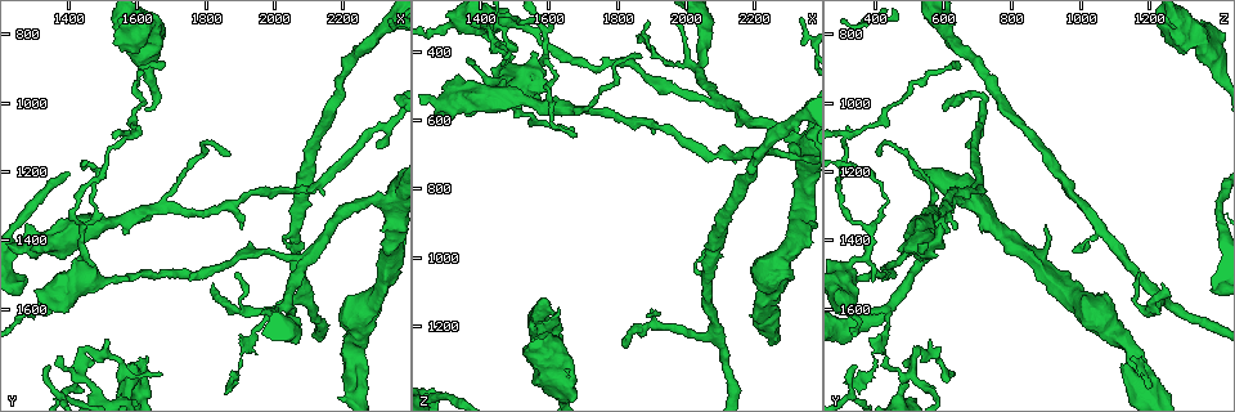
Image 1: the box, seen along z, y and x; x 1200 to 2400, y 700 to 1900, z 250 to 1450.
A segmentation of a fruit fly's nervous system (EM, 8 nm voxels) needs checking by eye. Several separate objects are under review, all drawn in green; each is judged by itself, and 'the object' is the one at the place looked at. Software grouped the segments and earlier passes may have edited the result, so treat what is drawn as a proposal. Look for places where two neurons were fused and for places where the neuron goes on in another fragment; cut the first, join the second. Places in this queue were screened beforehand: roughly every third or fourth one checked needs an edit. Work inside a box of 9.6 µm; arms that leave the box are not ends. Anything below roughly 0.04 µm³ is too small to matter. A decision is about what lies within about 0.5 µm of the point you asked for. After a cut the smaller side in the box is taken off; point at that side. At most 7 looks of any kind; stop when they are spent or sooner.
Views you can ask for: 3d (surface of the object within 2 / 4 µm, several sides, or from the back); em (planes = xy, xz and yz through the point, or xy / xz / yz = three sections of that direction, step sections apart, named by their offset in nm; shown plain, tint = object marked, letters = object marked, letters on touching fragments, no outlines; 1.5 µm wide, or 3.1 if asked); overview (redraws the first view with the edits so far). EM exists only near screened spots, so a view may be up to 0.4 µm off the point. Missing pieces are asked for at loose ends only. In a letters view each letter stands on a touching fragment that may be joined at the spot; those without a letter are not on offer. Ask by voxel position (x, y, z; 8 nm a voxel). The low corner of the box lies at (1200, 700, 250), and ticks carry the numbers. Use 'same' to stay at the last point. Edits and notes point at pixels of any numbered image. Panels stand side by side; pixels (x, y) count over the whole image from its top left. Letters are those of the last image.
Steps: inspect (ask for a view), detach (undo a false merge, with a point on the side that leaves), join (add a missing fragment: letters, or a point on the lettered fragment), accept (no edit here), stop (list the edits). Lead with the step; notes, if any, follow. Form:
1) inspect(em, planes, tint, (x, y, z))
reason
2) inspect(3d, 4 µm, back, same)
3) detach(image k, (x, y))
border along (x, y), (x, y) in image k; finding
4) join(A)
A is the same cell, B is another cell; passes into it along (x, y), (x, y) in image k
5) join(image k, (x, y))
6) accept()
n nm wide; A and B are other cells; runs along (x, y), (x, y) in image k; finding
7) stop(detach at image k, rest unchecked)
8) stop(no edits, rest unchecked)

inspect(em, xy, step 8, letters, (1820, 1540, 1240))
free end

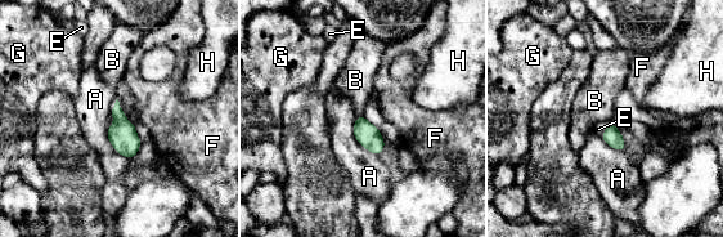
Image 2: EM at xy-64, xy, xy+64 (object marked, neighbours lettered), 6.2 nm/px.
join(E)
E is the same cell, A, B, F, G and H are other cells; passes into it along (611, 135), (605, 129), (600, 126) in image 2; the neuron continues

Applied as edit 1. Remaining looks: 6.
inspect(overview)

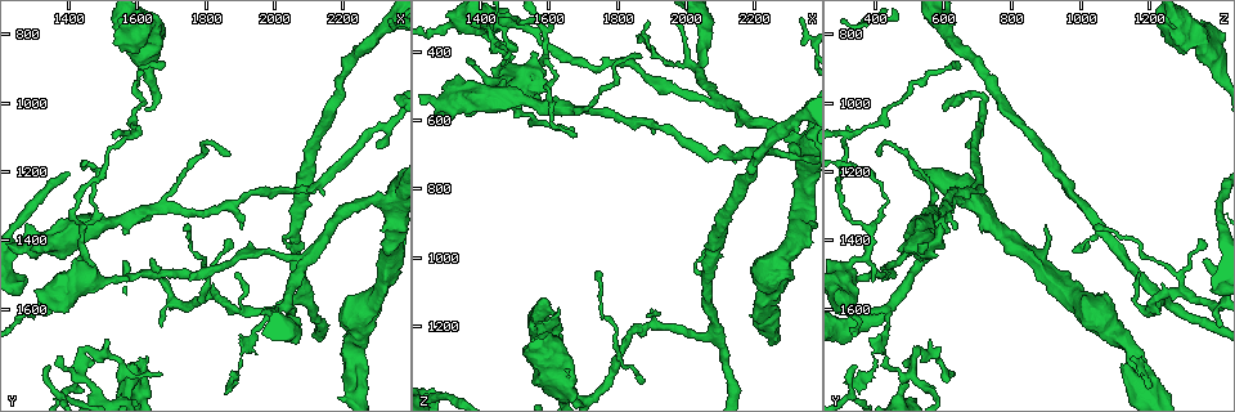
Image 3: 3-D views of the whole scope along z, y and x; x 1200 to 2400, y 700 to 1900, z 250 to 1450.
inspect(3d, 2 µm, (2080, 1430, 1030))
thin end

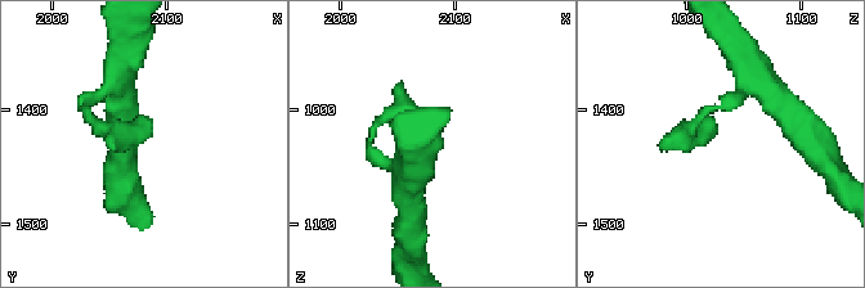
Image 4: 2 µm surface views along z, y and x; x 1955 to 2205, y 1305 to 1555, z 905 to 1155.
inspect(em, xy, step 8, letters, (2086, 1422, 1026))

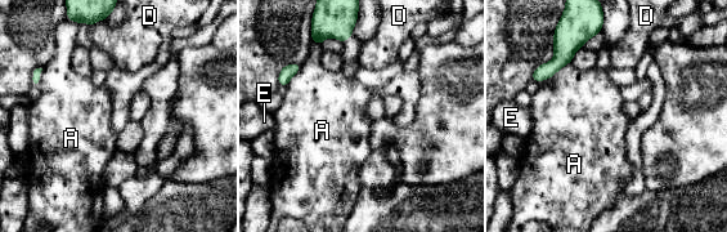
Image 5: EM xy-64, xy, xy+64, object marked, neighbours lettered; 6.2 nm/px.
inspect(em, planes, letters, same)

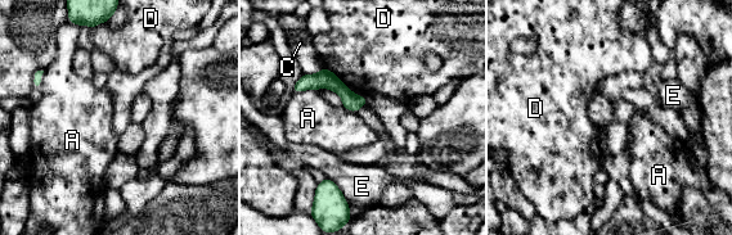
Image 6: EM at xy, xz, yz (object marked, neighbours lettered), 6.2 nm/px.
accept()
A, C, D and E are other cells; border along (317, 89), (305, 89), (293, 94) in image 6; no lettered fragment goes on from it

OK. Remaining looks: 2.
inspect(em, planes, letters, (1600, 1760, 1140))
free end

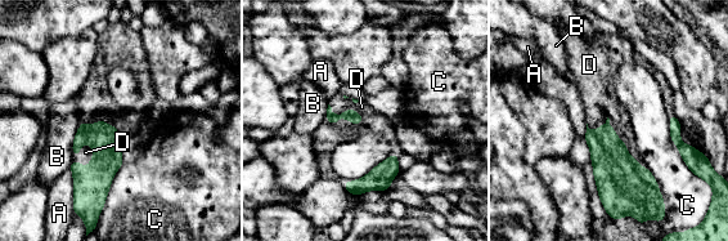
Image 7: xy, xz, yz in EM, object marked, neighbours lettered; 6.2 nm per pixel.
join(D)
D is the same cell, A, B and C are other cells; it goes on there

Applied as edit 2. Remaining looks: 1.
stop(join at image 2, join at image 7, rest unchecked)

